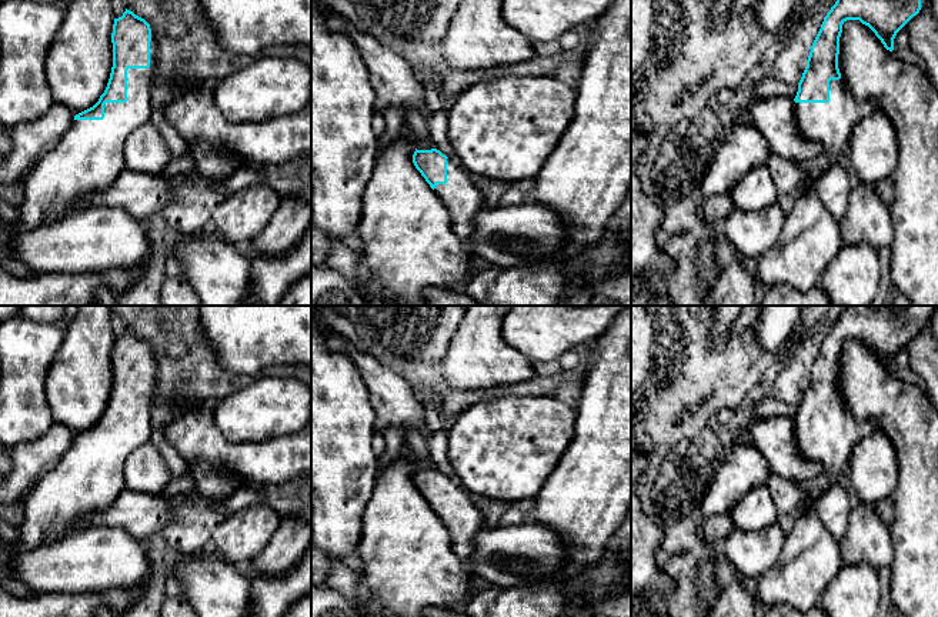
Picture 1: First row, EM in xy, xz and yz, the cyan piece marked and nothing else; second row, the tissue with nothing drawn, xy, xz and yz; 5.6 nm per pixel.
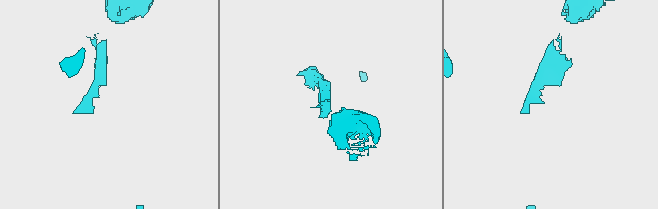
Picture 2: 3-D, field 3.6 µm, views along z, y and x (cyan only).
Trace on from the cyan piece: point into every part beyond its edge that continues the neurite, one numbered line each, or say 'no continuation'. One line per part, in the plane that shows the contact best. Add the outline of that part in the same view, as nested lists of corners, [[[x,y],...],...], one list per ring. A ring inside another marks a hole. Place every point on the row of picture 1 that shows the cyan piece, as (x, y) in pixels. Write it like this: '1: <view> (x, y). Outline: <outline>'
1: xy (89, 157). Outline: [[[151,33],[150,67],[127,70],[127,101],[106,103],[103,120],[73,120],[61,139],[47,149],[26,173],[24,201],[19,209],[20,217],[7,227],[13,237],[57,223],[71,211],[89,209],[89,199],[116,181],[126,167],[124,144],[127,137],[150,121],[157,50],[156,37]]]

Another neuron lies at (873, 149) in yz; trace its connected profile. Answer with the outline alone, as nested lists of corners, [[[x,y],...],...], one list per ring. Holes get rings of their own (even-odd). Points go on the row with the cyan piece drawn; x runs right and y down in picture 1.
[[[875,109],[855,126],[848,154],[861,184],[875,187],[882,179],[892,177],[898,164],[897,136],[882,110]]]

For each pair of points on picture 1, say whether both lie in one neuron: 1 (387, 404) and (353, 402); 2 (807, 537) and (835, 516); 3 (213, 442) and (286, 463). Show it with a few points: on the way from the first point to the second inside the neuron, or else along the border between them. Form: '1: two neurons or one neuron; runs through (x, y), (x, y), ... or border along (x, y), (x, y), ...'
1: two neurons; border along (359, 372), (379, 426)
2: two neurons; border along (813, 509), (821, 524), (838, 540)
3: one neuron; runs through (232, 456), (250, 462), (267, 462)

